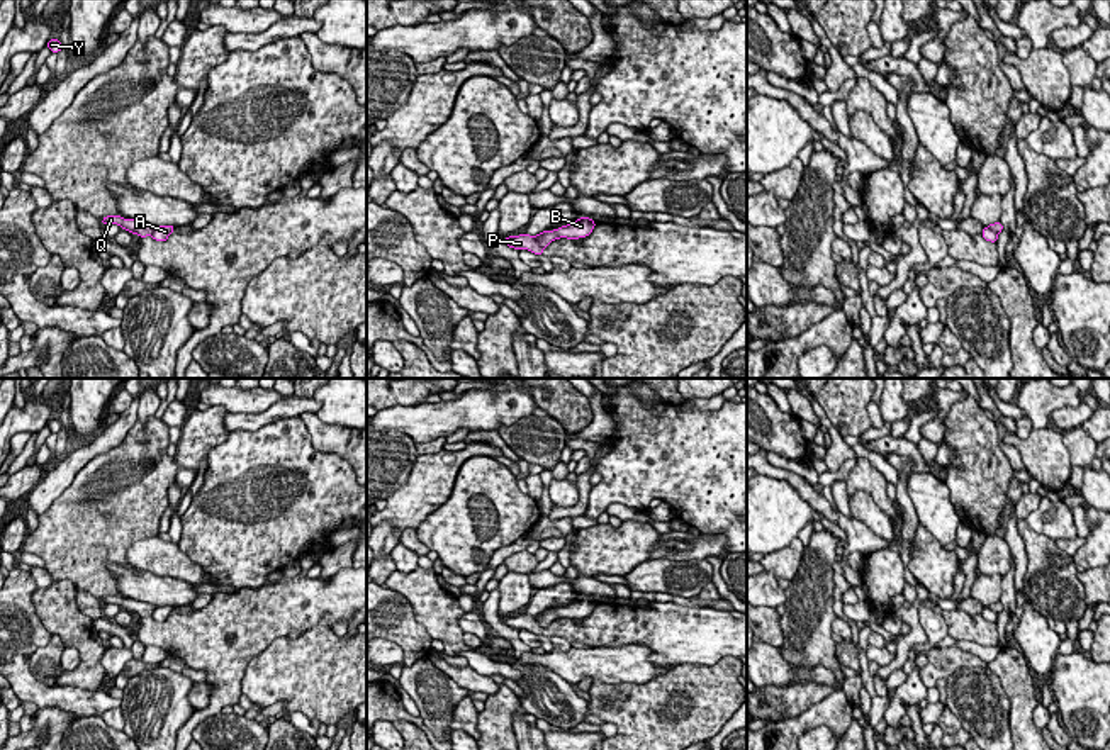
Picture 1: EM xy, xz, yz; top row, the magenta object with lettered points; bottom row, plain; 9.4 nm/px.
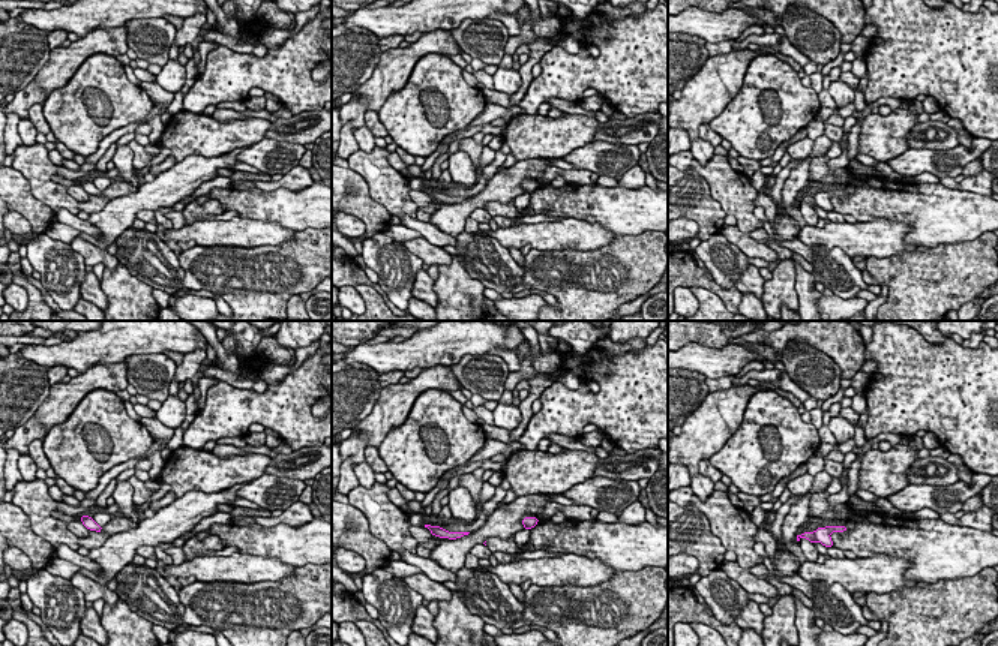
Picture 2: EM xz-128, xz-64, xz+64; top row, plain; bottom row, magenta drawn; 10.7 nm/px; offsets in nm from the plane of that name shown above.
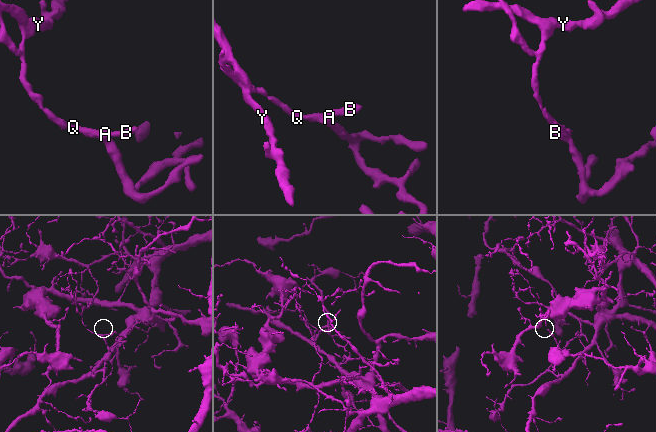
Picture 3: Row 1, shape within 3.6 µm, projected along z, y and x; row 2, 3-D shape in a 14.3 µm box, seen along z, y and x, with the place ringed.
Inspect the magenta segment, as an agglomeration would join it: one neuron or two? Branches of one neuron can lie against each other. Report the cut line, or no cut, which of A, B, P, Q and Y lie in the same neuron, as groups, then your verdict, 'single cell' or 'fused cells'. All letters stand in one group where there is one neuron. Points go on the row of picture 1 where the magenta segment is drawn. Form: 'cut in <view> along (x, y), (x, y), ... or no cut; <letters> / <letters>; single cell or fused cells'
cut in xz along (533, 236), (543, 248); A B / P Q Y; fused cells

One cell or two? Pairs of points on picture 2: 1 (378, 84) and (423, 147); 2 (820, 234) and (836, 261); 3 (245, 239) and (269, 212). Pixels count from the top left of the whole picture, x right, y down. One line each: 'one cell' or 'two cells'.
1: two cells
2: two cells
3: two cells

